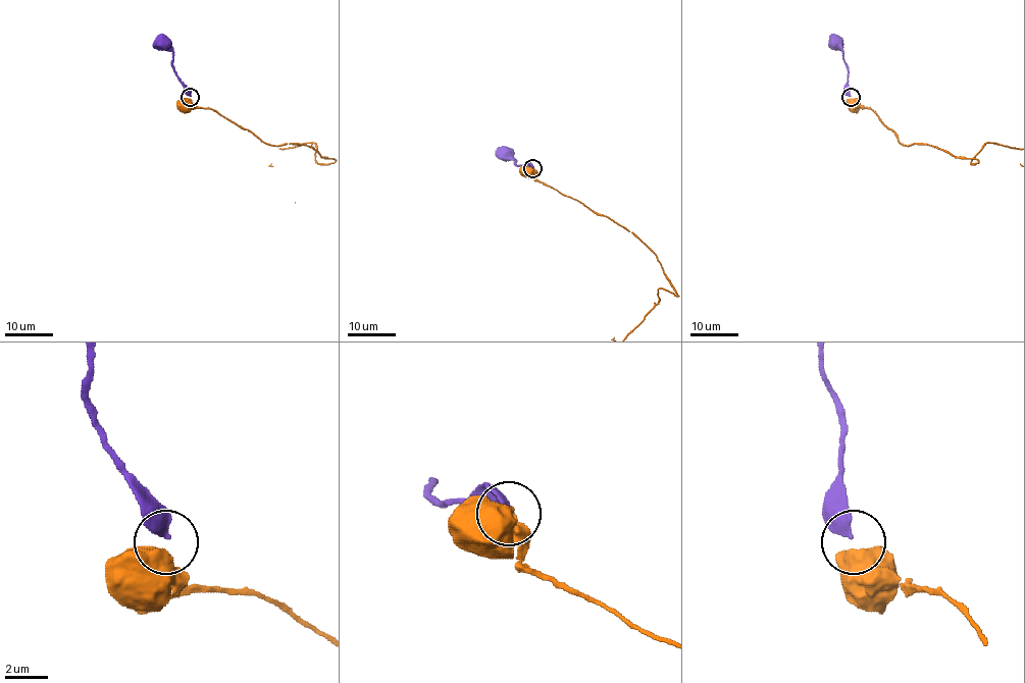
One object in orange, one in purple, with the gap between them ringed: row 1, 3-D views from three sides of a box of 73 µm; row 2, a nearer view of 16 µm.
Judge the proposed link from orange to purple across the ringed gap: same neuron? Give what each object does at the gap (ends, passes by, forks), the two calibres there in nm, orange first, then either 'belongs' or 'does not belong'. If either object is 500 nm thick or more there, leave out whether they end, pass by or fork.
800/280 nm | does not belong

